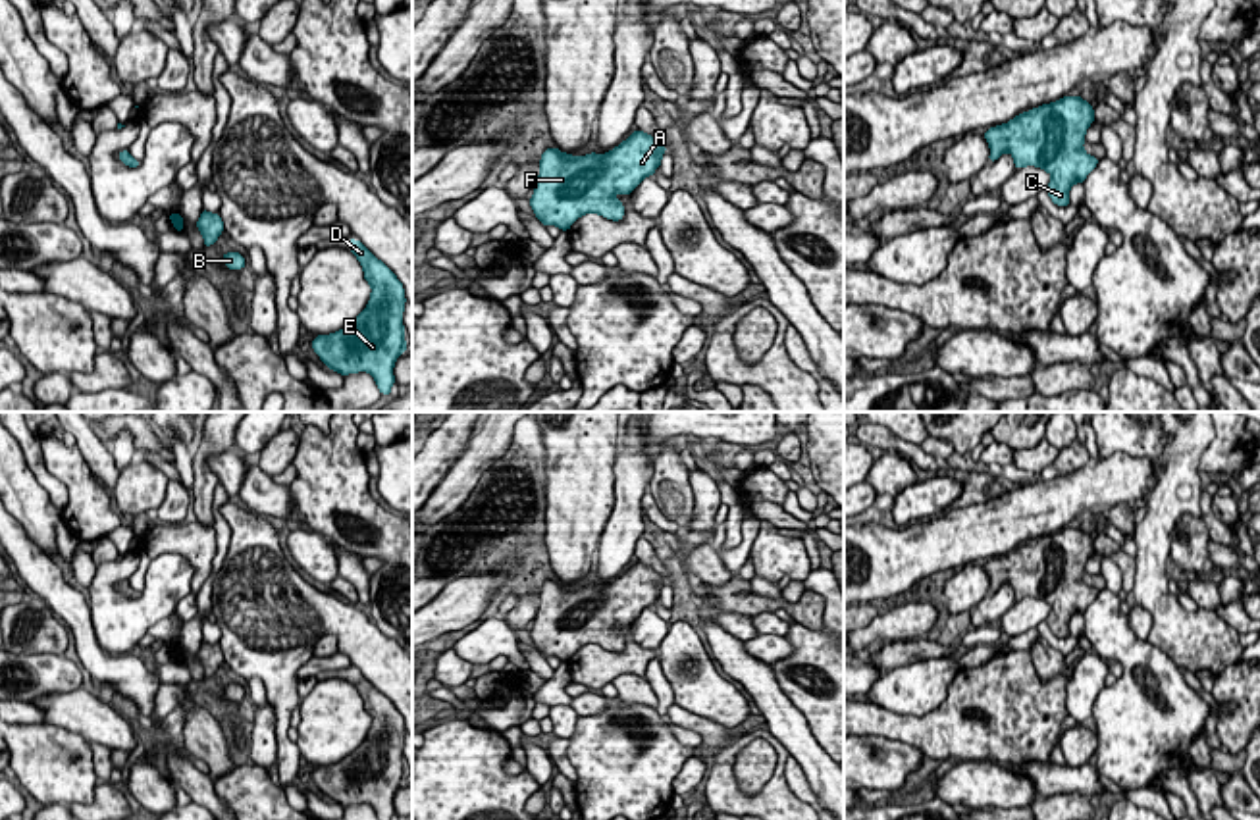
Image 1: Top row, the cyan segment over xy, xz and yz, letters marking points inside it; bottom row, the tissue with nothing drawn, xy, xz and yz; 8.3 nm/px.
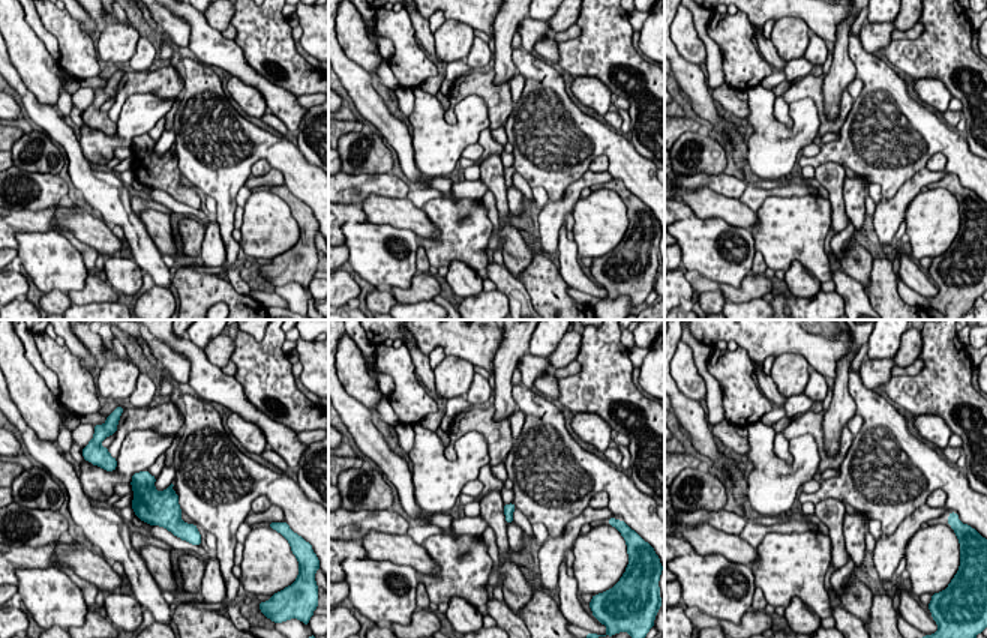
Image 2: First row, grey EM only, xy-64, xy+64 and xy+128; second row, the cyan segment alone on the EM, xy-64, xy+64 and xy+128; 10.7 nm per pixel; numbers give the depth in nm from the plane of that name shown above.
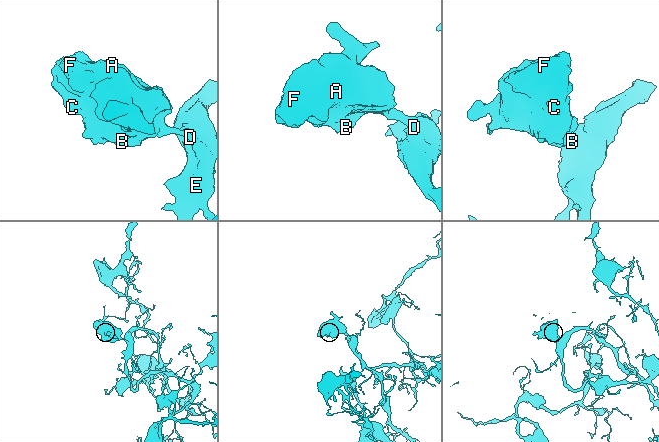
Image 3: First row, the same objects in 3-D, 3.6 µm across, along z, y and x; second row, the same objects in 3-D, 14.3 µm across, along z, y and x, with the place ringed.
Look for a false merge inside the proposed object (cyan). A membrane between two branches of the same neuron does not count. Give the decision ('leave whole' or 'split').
leave whole

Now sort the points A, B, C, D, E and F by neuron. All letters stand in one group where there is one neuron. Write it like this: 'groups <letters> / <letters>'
groups A B C D E F

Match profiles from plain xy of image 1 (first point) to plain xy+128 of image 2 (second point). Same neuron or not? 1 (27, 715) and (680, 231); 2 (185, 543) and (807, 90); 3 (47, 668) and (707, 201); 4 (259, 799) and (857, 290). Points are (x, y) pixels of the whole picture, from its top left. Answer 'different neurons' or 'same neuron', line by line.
1: different neurons
2: same neuron
3: different neurons
4: different neurons

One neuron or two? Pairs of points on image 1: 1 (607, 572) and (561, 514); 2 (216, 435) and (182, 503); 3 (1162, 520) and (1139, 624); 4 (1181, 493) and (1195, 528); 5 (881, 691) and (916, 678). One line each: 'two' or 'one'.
1: two
2: two
3: two
4: two
5: one

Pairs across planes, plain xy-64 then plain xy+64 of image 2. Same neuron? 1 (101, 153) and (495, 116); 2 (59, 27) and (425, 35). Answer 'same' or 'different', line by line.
1: different
2: different

